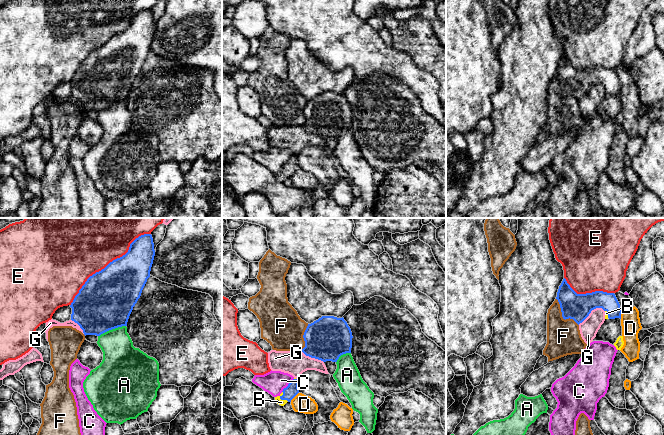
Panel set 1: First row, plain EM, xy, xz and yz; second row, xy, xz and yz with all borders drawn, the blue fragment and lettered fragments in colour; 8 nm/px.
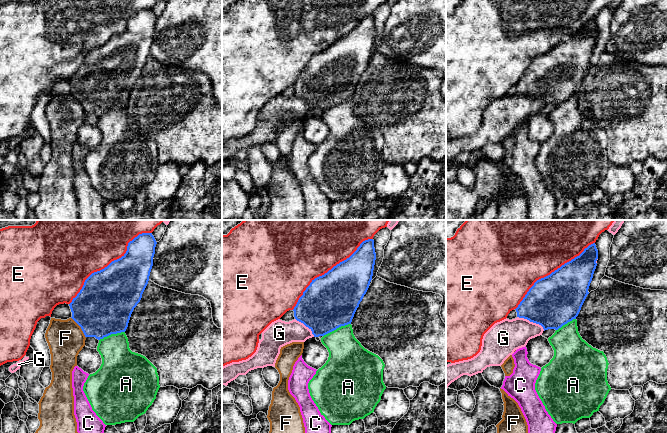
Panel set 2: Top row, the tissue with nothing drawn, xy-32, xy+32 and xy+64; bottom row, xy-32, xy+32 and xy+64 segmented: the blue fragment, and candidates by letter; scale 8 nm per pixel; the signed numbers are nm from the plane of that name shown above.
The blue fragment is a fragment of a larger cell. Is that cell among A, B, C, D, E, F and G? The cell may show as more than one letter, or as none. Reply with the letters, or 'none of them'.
B

